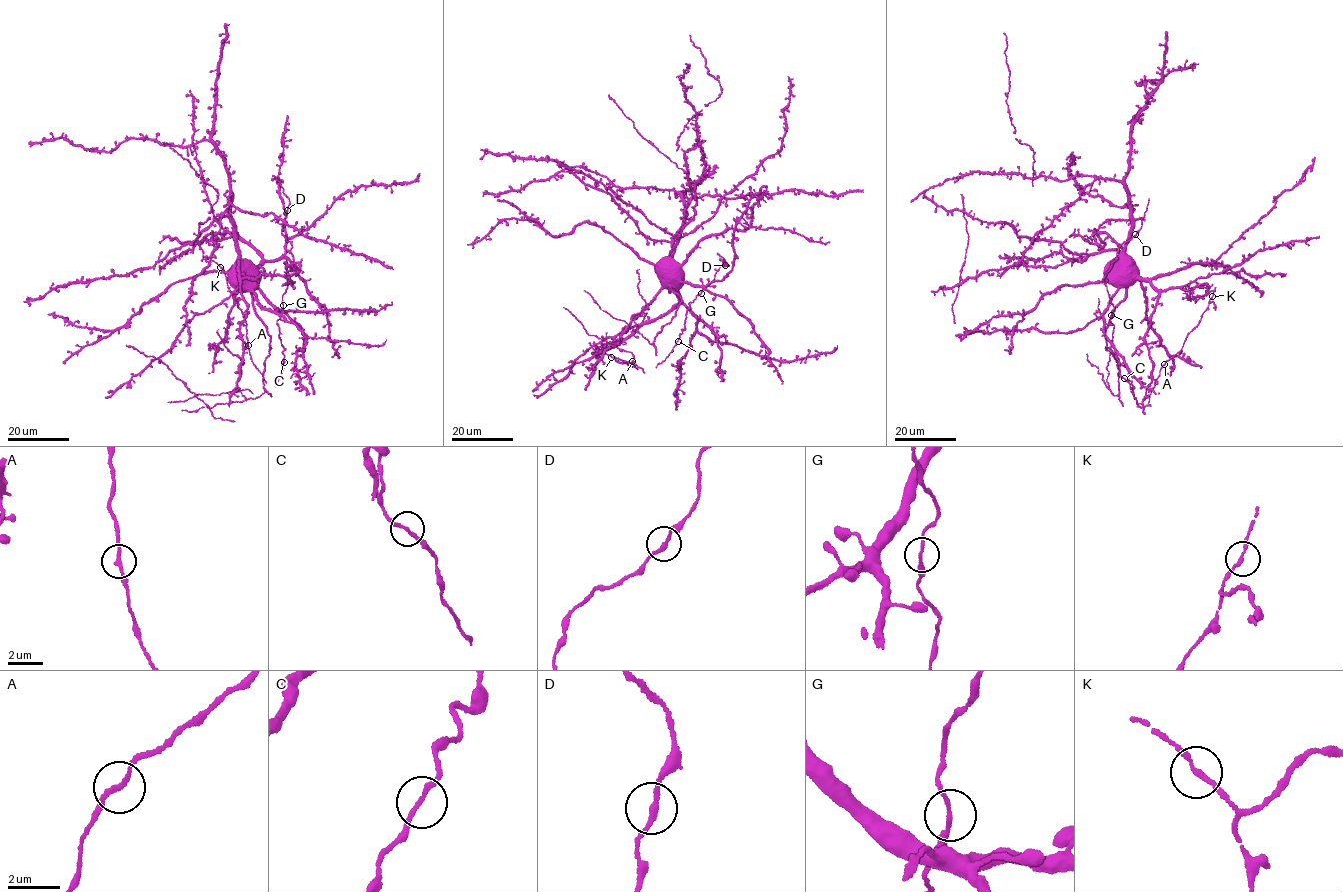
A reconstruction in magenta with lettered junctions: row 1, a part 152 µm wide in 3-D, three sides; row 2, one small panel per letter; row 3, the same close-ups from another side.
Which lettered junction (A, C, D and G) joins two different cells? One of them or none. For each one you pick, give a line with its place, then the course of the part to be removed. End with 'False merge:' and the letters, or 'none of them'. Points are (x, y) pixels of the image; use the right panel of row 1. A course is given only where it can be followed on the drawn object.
False merge: none of them

